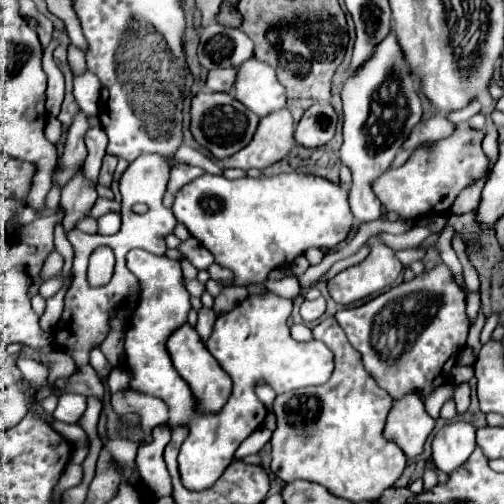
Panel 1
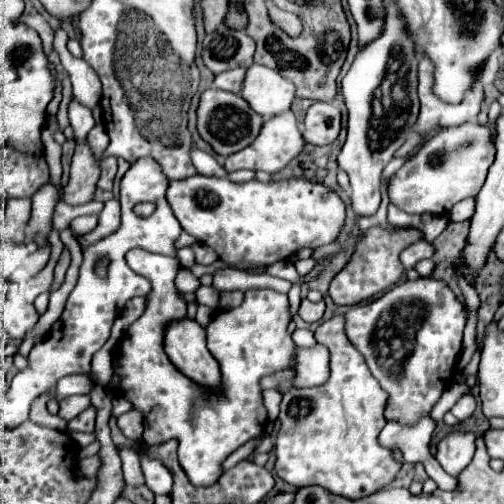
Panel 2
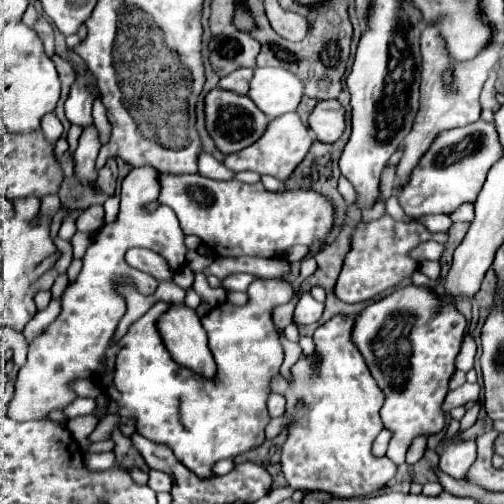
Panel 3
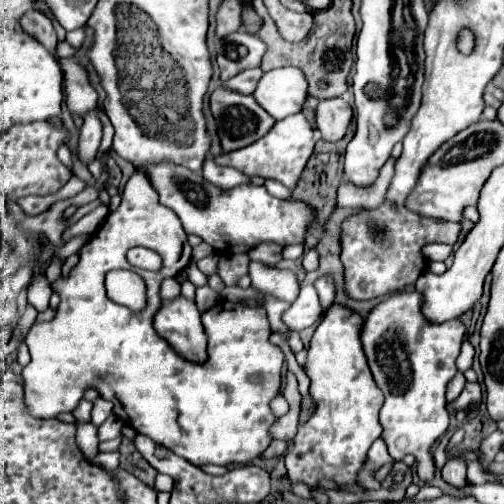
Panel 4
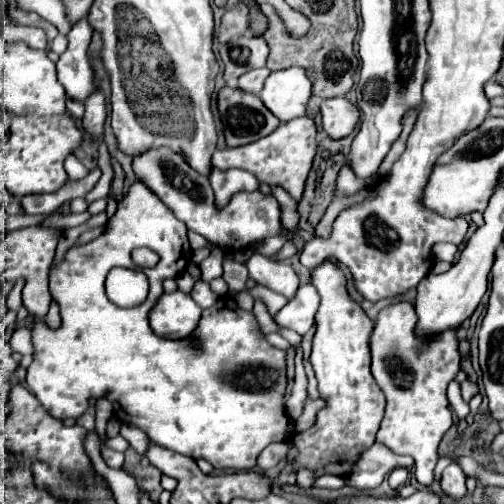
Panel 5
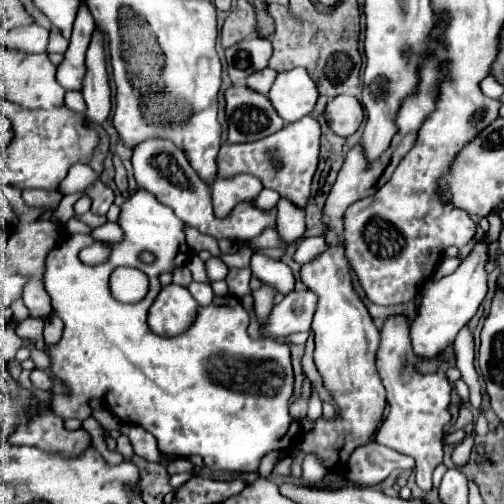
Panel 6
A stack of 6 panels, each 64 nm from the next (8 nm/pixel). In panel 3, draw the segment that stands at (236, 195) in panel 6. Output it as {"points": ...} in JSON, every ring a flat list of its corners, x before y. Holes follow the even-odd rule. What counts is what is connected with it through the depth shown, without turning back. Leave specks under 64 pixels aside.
{"points":[[202,152,200,154,200,160,198,160,198,172,206,178,212,178,212,180,222,180,222,182,228,182,228,180,234,180,234,172,228,170,222,162,214,160,210,154]]}

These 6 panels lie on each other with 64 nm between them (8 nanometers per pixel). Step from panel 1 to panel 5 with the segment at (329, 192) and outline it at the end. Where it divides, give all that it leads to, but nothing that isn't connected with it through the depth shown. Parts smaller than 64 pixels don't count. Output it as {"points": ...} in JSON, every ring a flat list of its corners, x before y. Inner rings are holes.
{"points":[[154,148,142,152,140,156,134,156,132,168,136,178,144,182,174,212,174,216,188,226,188,230,198,232,216,246,242,250,264,238,284,232,280,226,280,208,274,196,266,196,262,192,240,192,226,208,218,210,214,206,214,192,208,178,192,170,182,154,172,152,172,148]]}

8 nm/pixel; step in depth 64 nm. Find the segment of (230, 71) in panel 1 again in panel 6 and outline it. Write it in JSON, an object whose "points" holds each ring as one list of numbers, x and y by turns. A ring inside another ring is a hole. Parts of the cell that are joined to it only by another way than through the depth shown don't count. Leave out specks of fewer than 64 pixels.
{"points":[[264,68,264,70,254,72,252,76,248,76,246,84,248,84,252,90,260,92,260,94,268,94,268,90,272,88,272,80,276,80,276,76,278,76,276,70,272,70,272,68]]}

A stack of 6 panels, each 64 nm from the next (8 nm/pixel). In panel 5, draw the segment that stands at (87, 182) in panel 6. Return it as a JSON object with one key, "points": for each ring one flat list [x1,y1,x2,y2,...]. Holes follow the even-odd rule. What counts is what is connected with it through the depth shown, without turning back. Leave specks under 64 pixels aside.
{"points":[[68,156,66,158,66,162,64,162,64,166,66,166,66,174,68,174,68,182,76,182,76,180,82,180,82,178,86,178,88,176,88,168,76,158,76,156]]}

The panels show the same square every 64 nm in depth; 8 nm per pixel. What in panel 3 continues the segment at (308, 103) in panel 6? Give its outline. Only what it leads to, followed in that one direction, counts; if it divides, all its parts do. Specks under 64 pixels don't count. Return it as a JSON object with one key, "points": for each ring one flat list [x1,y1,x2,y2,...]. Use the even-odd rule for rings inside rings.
{"points":[[254,68,248,96,270,118,294,112,304,96,304,84,284,68]]}

